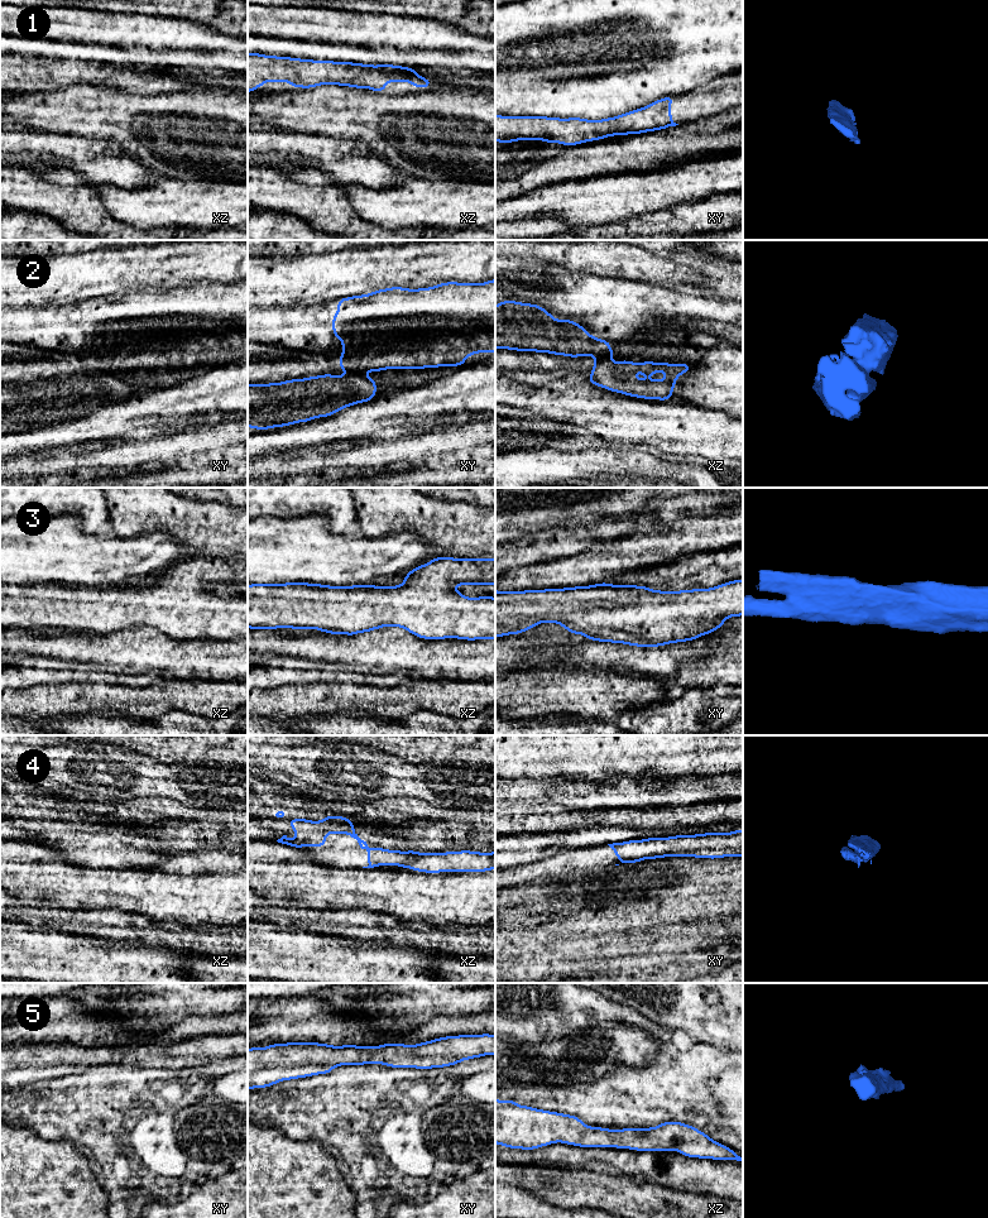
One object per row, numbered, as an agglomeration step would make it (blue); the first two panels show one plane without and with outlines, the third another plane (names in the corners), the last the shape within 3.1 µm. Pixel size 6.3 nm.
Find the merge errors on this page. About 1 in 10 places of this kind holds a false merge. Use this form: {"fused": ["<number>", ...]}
{"fused": ["2"]}

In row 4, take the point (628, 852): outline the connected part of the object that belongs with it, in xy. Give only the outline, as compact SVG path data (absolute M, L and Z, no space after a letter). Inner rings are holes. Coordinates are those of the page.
M743 829L729 833L704 833L647 838L608 844L622 864L666 857L725 858L743 857Z

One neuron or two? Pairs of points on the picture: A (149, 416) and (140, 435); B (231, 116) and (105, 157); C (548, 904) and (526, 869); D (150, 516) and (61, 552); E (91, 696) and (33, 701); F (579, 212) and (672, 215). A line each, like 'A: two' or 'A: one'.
A: two
B: two
C: two
D: two
E: one
F: two

